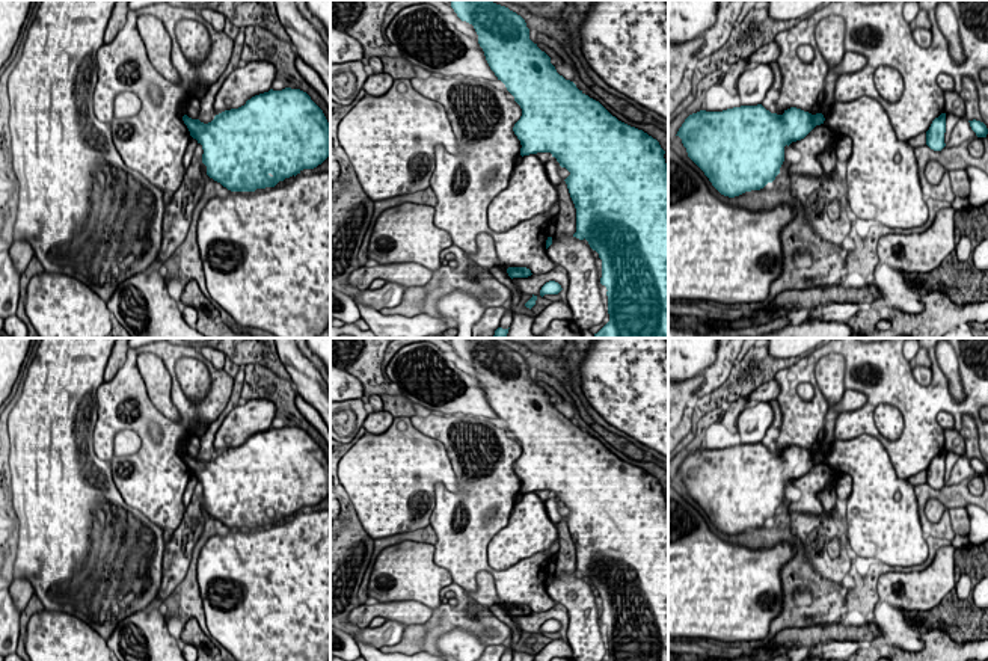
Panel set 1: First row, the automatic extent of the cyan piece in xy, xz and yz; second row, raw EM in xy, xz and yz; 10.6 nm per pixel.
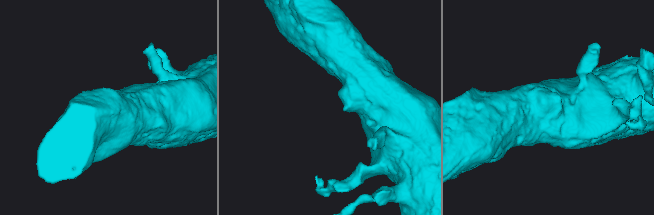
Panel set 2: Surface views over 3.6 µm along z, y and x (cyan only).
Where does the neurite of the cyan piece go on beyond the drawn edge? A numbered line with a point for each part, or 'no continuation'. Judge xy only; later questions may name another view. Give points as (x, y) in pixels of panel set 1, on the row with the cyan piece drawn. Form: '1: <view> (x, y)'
no continuation

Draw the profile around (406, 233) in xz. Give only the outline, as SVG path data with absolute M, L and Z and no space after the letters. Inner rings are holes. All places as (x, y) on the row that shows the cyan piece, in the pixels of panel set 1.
M400 204L377 217L367 254L368 260L379 264L416 263L436 273L442 266L440 252L450 246L453 246L451 235L434 225L434 207Z

